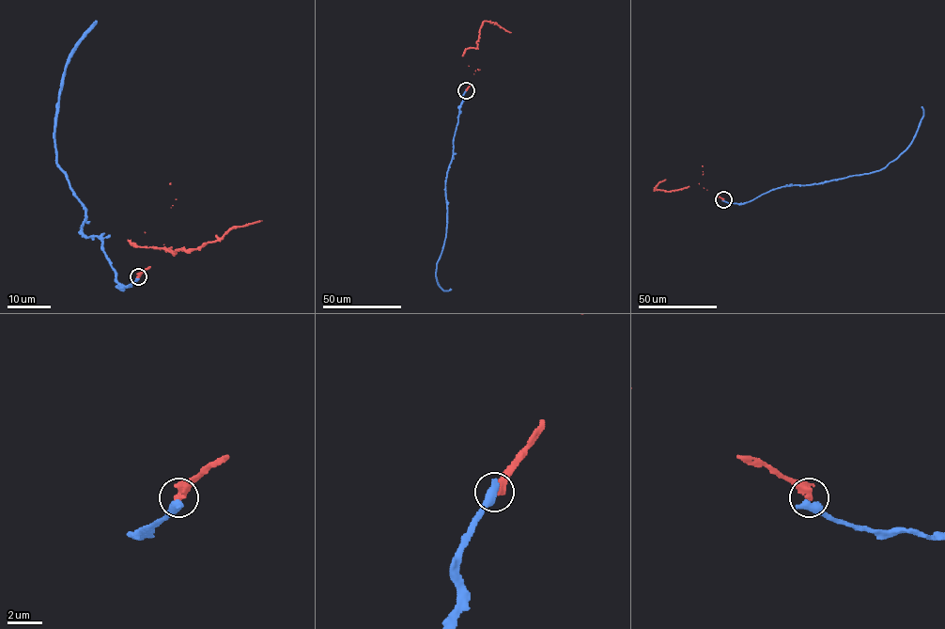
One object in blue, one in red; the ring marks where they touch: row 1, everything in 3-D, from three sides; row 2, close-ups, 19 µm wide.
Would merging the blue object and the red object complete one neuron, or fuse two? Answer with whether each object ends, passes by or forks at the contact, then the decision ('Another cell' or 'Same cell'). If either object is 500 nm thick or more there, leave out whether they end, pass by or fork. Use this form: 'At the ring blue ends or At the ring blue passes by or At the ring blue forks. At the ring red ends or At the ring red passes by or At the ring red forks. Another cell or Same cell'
Another cell

